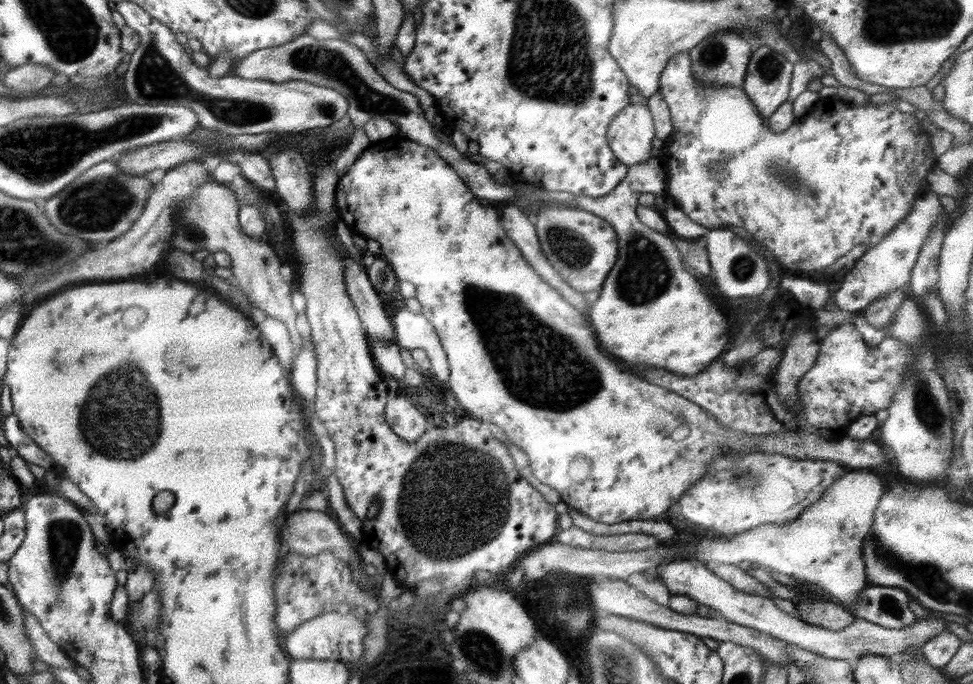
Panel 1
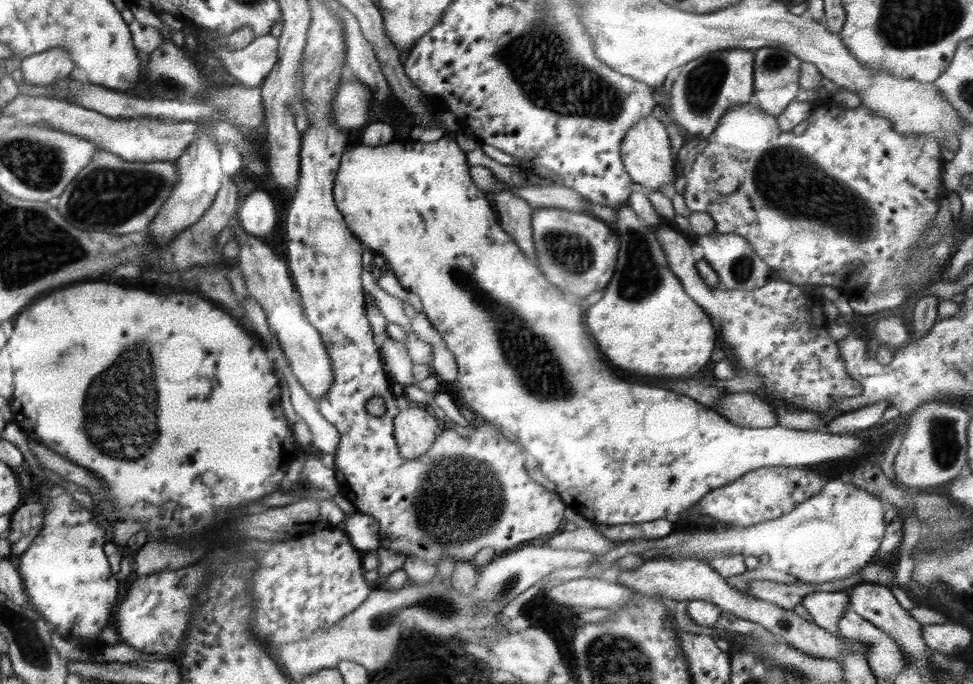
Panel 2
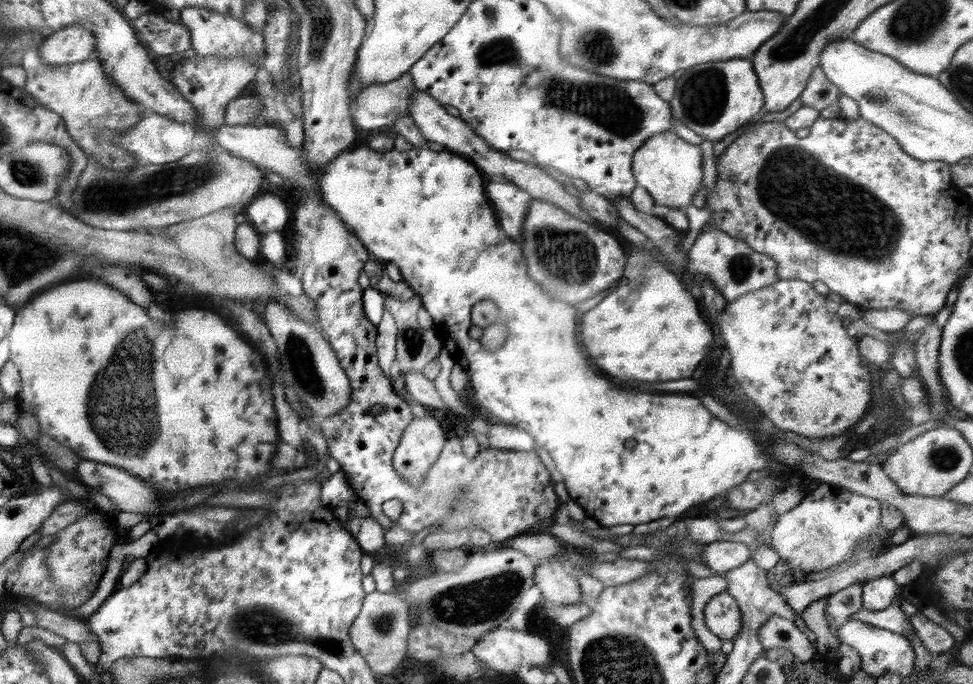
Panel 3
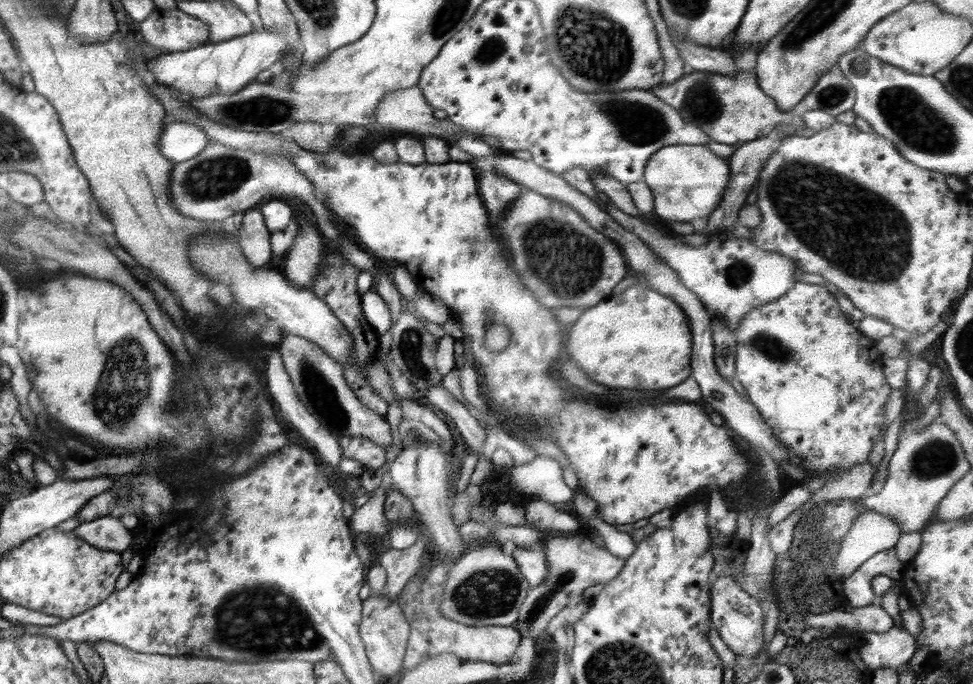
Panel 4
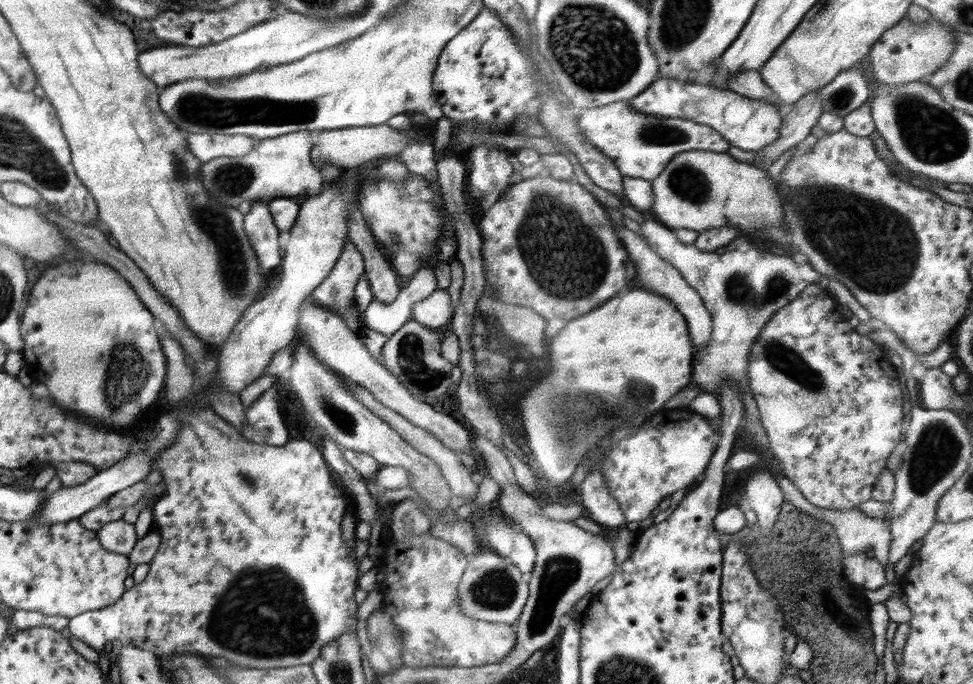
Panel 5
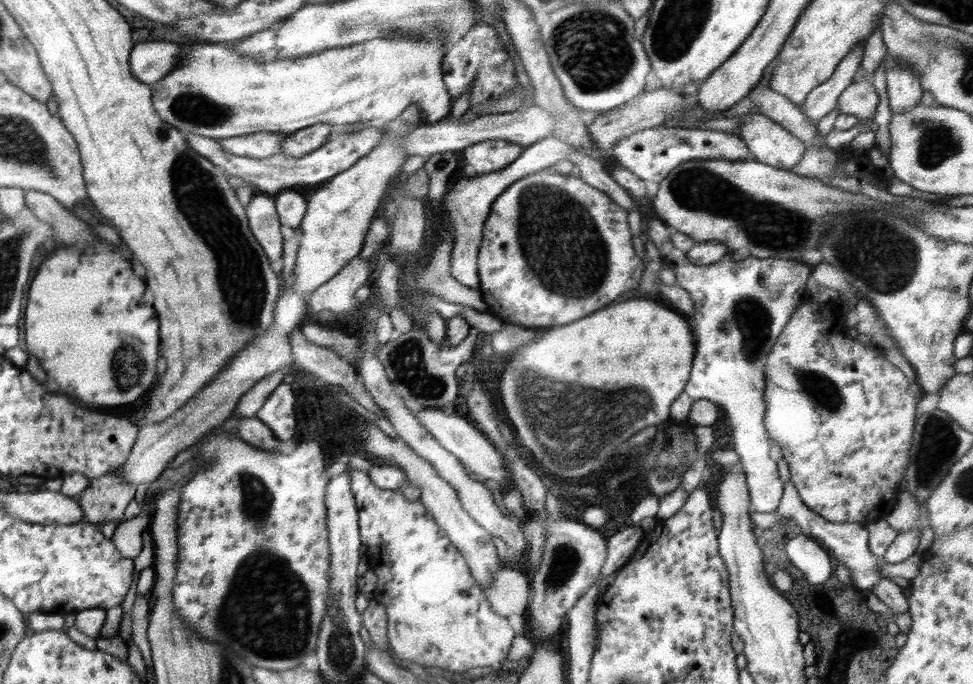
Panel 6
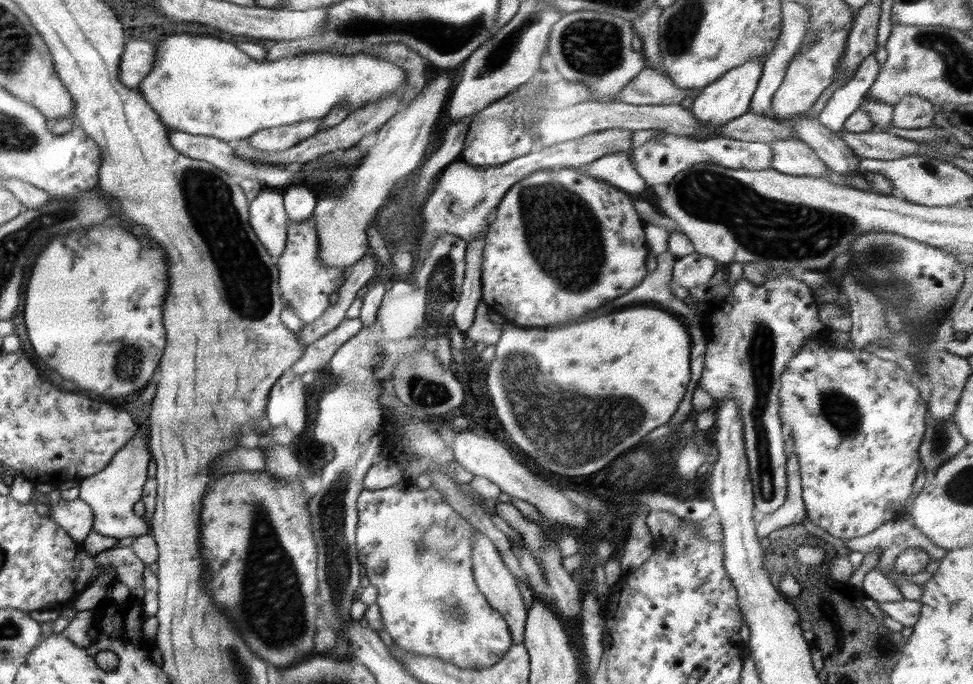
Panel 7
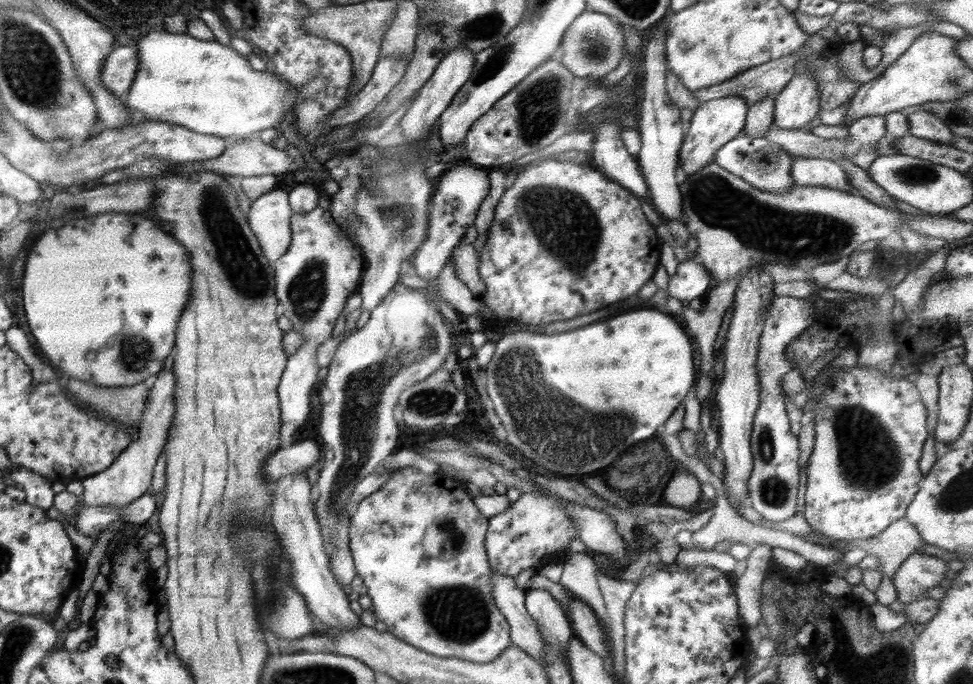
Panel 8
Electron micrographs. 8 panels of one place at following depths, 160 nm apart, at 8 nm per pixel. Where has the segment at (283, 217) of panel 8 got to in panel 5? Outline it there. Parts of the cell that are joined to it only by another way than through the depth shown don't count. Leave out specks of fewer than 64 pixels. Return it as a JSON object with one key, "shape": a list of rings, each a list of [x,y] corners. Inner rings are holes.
{"shape":[[[253,201],[250,211],[245,214],[243,229],[256,253],[260,270],[272,272],[281,265],[283,256],[278,244],[279,228],[275,225],[269,206]]]}

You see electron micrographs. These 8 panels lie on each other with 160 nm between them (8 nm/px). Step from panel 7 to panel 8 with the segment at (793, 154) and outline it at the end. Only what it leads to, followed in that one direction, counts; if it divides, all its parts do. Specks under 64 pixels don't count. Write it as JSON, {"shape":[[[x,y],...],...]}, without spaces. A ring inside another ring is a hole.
{"shape":[[[793,158],[790,169],[795,184],[800,186],[823,186],[842,192],[850,192],[847,174],[836,161],[825,158]]]}

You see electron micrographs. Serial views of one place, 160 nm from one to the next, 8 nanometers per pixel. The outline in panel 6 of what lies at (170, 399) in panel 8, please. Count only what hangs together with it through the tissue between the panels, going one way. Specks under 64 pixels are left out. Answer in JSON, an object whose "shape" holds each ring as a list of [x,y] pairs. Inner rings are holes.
{"shape":[[[118,469],[106,473],[100,478],[90,481],[89,485],[77,496],[76,501],[82,510],[82,521],[96,526],[97,522],[118,522],[124,524],[124,511],[130,501],[135,498],[136,487],[127,483],[119,474]]]}

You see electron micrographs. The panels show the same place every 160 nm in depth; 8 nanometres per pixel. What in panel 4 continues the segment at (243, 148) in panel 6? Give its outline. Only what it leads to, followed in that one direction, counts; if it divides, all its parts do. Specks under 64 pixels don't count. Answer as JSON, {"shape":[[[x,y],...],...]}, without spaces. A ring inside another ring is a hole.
{"shape":[[[175,121],[164,125],[159,149],[168,160],[178,164],[196,158],[211,143],[207,132],[199,126]]]}

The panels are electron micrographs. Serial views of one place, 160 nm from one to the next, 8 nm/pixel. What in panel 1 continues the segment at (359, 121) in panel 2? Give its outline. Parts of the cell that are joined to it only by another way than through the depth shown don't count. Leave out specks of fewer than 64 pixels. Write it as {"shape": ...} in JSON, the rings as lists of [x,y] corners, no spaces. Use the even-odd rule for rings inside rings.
{"shape":[[[128,1],[116,2],[116,10],[123,14],[124,24],[136,34],[141,41],[138,48],[130,57],[130,62],[125,68],[124,88],[132,103],[141,105],[182,105],[191,108],[198,117],[198,122],[203,127],[213,131],[222,131],[229,135],[237,134],[262,134],[263,132],[301,132],[313,128],[325,128],[336,120],[344,118],[349,112],[349,100],[337,90],[318,86],[304,80],[290,80],[286,82],[272,82],[252,80],[236,75],[224,75],[220,78],[212,78],[206,67],[196,65],[192,56],[184,51],[184,47],[175,39],[175,34],[157,22],[137,4]]]}

